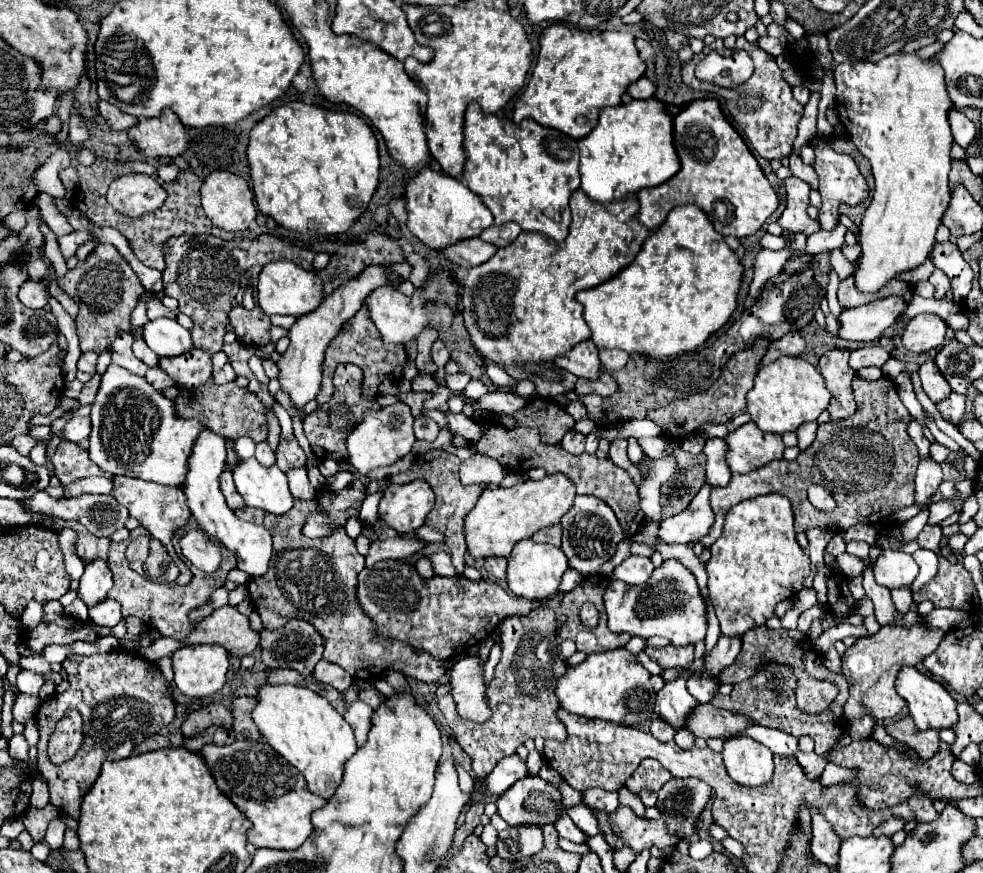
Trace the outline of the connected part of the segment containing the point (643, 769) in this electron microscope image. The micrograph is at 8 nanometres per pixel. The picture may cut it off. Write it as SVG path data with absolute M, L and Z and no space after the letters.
M646 758L640 762L638 770L626 780L626 788L632 792L658 792L662 788L664 782L668 782L672 778L672 774L658 762L652 758Z

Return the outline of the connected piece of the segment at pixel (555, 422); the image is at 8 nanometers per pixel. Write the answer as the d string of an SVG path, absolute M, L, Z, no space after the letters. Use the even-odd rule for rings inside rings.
M536 396L528 402L526 408L518 410L514 416L518 420L518 426L538 428L544 444L560 444L562 436L574 426L574 418L554 404L536 408Z

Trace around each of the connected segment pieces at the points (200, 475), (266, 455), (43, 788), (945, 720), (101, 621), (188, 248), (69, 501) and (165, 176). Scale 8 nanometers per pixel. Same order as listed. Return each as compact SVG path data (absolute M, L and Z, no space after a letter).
M204 428L196 438L196 444L192 446L192 456L188 458L188 472L184 480L184 494L188 498L188 508L192 510L192 516L196 518L202 532L220 540L226 546L226 550L236 556L240 570L248 572L252 578L262 576L268 570L268 564L272 560L272 536L266 528L240 520L228 508L224 494L218 488L218 476L222 474L224 466L226 466L224 438Z
M266 440L256 446L256 454L254 454L254 456L258 458L260 464L262 464L262 462L264 462L264 464L274 464L274 454L272 454L272 450L270 450L270 446L268 446Z
M32 776L32 796L30 796L30 804L35 808L44 808L50 802L50 790L48 790L48 782L40 776Z
M904 668L896 680L896 690L908 702L910 716L920 730L956 726L956 700L940 682L920 674L916 668Z
M106 598L104 602L92 606L92 608L88 610L88 616L90 616L90 620L92 620L94 624L112 628L112 626L116 626L116 624L120 622L120 618L122 618L122 614L120 614L120 604L116 604L116 600Z
M212 234L200 236L176 236L164 242L166 270L164 274L164 294L172 296L180 302L180 312L194 320L192 340L196 348L208 348L208 354L216 354L224 346L224 334L228 324L228 312L232 310L232 300L236 298L240 278L244 272L258 264L264 266L272 260L292 260L306 270L312 268L312 260L316 252L308 248L300 248L292 242L284 242L272 234L260 234L256 238L234 238L220 240Z
M46 490L36 492L34 496L22 500L20 504L24 504L30 512L38 512L38 514L48 514L60 520L76 520L80 522L88 532L92 532L98 538L104 536L112 536L116 530L120 530L126 520L128 520L128 510L116 502L114 496L96 496L96 494L80 494L76 498L54 498L50 496Z
M164 164L158 168L158 176L164 180L164 182L172 182L176 180L176 176L180 174L180 168L174 166L174 164Z

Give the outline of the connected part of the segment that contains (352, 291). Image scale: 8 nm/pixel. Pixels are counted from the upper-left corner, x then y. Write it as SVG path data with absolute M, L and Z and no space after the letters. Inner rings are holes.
M368 266L358 278L342 284L328 296L316 312L310 312L308 316L300 316L296 324L290 328L290 346L284 354L280 354L278 364L278 380L280 388L290 396L294 402L294 410L300 418L304 418L304 406L306 402L314 400L320 392L320 382L322 382L322 362L324 362L324 352L330 344L330 340L336 336L336 332L342 328L346 320L350 320L362 306L362 300L378 286L386 284L386 274L384 268L378 266Z

